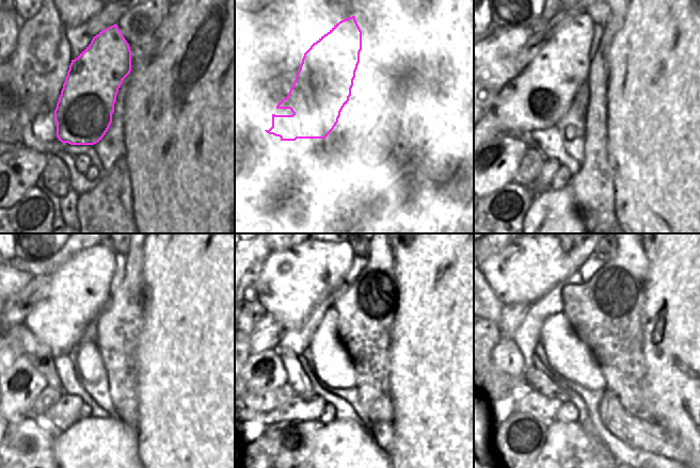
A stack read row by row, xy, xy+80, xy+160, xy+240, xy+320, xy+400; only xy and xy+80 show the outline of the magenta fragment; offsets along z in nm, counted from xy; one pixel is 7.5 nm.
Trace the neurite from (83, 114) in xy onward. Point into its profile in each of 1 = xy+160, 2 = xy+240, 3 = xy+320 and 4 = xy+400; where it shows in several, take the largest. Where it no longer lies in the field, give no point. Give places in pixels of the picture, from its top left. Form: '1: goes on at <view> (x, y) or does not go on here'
1: goes on at xy+160 (546, 86)
2: goes on at xy+240 (78, 291)
3: goes on at xy+320 (290, 283)
4: goes on at xy+400 (526, 269)

